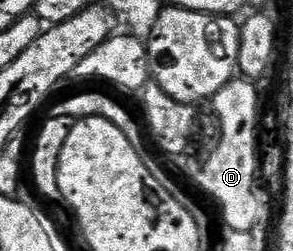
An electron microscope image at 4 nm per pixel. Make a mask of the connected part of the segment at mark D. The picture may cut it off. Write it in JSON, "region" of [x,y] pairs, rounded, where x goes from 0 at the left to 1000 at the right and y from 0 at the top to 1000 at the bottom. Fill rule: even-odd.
{"region":[[[809,303],[717,394],[751,482],[751,570],[696,645],[683,741],[751,817],[751,853],[792,916],[860,916],[901,853],[901,773],[874,689],[887,629],[874,618],[874,514],[887,502],[887,390],[874,378],[877,331]]]}

